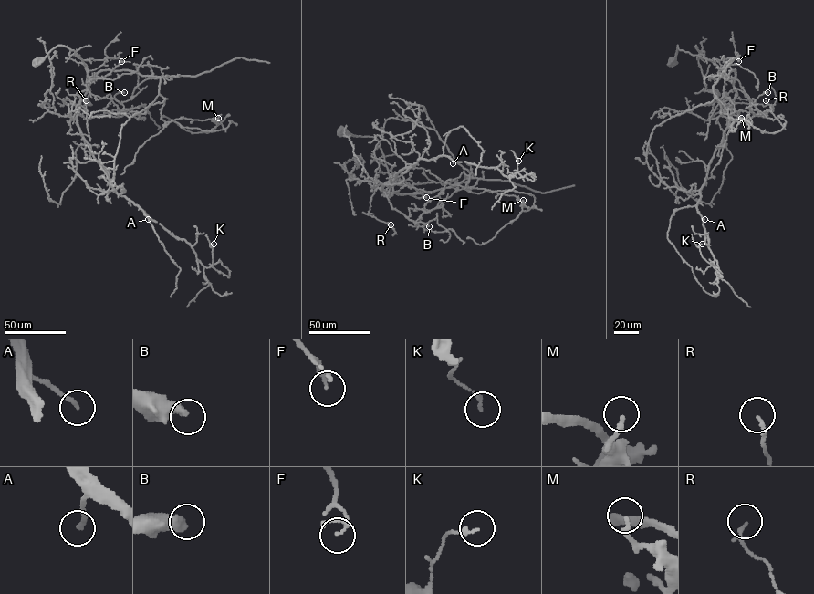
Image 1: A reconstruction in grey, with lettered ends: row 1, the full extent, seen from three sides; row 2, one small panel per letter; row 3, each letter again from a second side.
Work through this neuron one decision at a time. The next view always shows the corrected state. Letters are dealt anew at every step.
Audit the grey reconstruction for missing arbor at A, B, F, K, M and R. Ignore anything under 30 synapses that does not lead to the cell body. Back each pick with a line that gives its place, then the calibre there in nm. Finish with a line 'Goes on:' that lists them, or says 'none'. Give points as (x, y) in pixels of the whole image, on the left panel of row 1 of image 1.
Goes on: none

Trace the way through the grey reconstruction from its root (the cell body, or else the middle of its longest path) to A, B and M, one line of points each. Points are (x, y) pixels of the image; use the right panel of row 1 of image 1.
A: (672, 62), (677, 45), (711, 60), (736, 93), (729, 125), (700, 191), (696, 209), (704, 219)
B: (672, 62), (677, 45), (711, 60), (733, 82), (735, 70), (719, 76), (737, 79), (751, 102), (767, 92)
M: (672, 62), (677, 45), (733, 82), (735, 70), (713, 90), (730, 125), (741, 118)

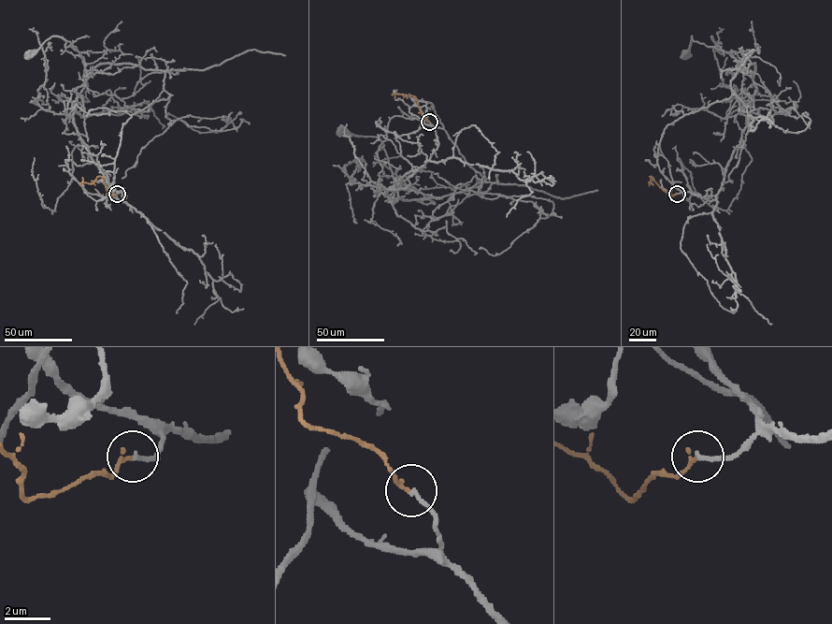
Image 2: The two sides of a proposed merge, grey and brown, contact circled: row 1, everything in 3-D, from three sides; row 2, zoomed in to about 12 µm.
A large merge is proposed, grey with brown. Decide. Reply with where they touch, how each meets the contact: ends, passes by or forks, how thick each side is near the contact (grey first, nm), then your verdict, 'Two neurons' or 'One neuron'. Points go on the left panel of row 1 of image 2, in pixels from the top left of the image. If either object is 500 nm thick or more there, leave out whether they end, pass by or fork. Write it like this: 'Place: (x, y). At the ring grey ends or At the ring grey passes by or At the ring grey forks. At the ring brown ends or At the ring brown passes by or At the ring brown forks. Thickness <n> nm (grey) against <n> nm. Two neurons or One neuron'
Place: (117, 194). At the ring grey ends. At the ring brown ends. Thickness 190 nm (grey) against 170 nm. One neuron

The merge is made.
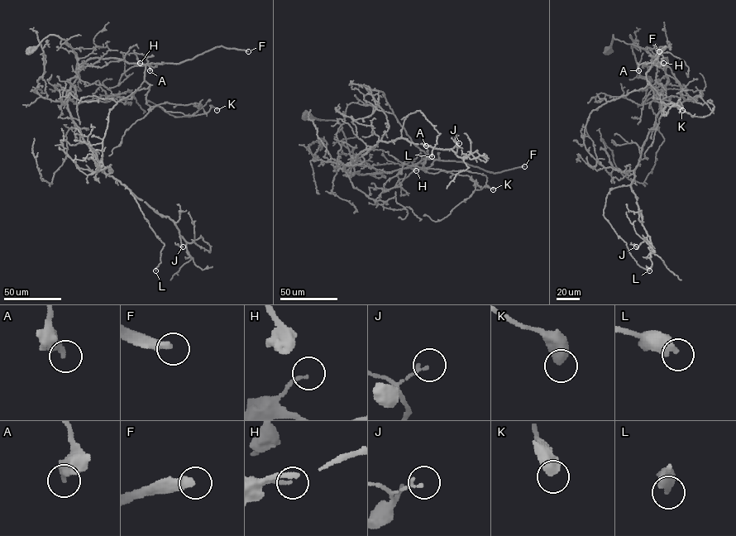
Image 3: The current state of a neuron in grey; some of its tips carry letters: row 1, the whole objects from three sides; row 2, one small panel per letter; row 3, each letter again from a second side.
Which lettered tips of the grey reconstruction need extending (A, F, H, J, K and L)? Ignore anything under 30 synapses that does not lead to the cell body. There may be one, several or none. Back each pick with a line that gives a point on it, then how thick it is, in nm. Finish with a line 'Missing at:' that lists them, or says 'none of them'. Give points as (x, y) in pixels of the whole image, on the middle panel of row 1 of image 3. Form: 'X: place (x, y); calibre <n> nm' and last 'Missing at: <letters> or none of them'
F: place (524, 166); calibre 400 nm
Missing at: F

